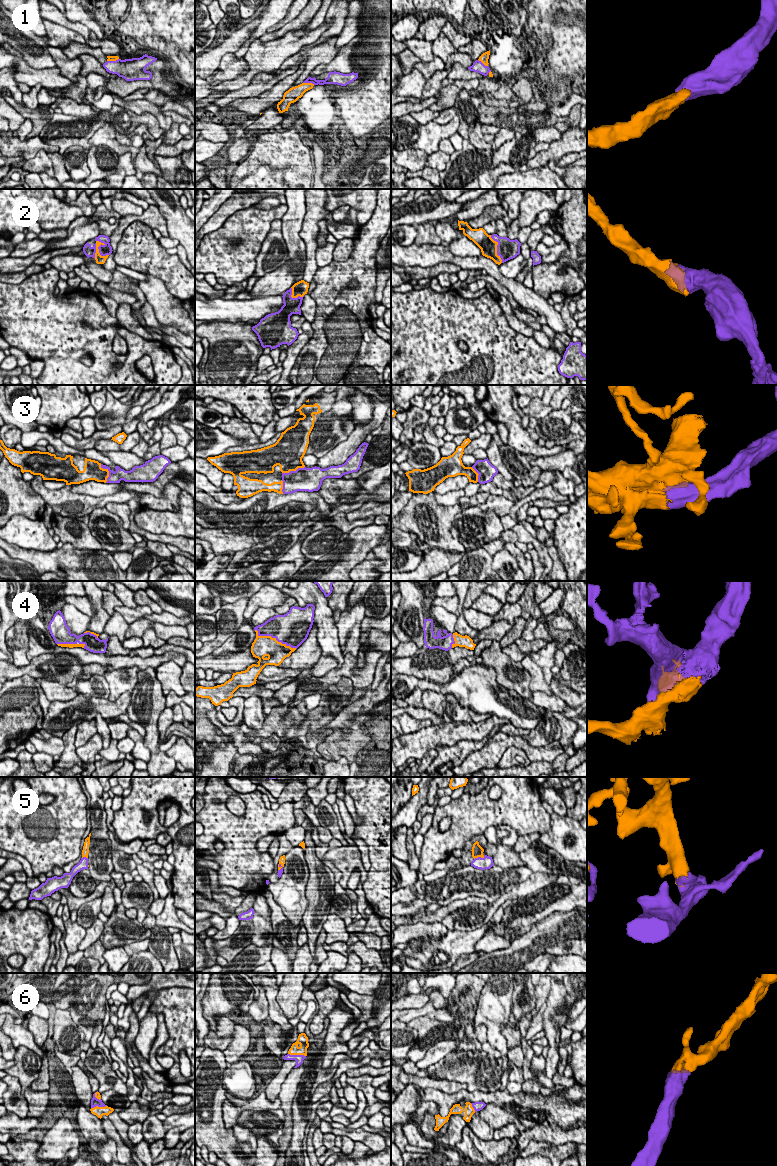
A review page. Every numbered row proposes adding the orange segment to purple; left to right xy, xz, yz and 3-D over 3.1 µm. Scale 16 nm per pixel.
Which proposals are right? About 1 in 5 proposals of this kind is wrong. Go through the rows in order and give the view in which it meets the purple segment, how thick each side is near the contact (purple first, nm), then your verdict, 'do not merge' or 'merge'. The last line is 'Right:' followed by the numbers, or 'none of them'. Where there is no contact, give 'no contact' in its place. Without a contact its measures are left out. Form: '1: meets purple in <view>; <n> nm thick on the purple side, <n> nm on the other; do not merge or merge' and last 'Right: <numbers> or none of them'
1: meets purple in xz; 100 nm thick on the purple side, 200 nm on the other; merge
2: meets purple in xy; 170 nm thick on the purple side, 130 nm on the other; merge
3: meets purple in xy; 190 nm thick on the purple side, 260 nm on the other; merge
4: meets purple in xz; 480 nm thick on the purple side, 320 nm on the other; merge
5: meets purple in yz; 190 nm thick on the purple side, 190 nm on the other; merge
6: meets purple in xz; 130 nm thick on the purple side, 160 nm on the other; merge
Right: 1, 2, 3, 4, 5, 6

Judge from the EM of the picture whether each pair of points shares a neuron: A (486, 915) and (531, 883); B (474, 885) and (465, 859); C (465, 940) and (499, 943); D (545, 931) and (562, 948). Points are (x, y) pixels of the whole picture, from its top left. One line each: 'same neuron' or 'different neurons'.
A: same neuron
B: different neurons
C: different neurons
D: different neurons

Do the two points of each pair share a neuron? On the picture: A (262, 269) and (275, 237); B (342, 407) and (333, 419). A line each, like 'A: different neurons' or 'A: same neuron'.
A: same neuron
B: same neuron

